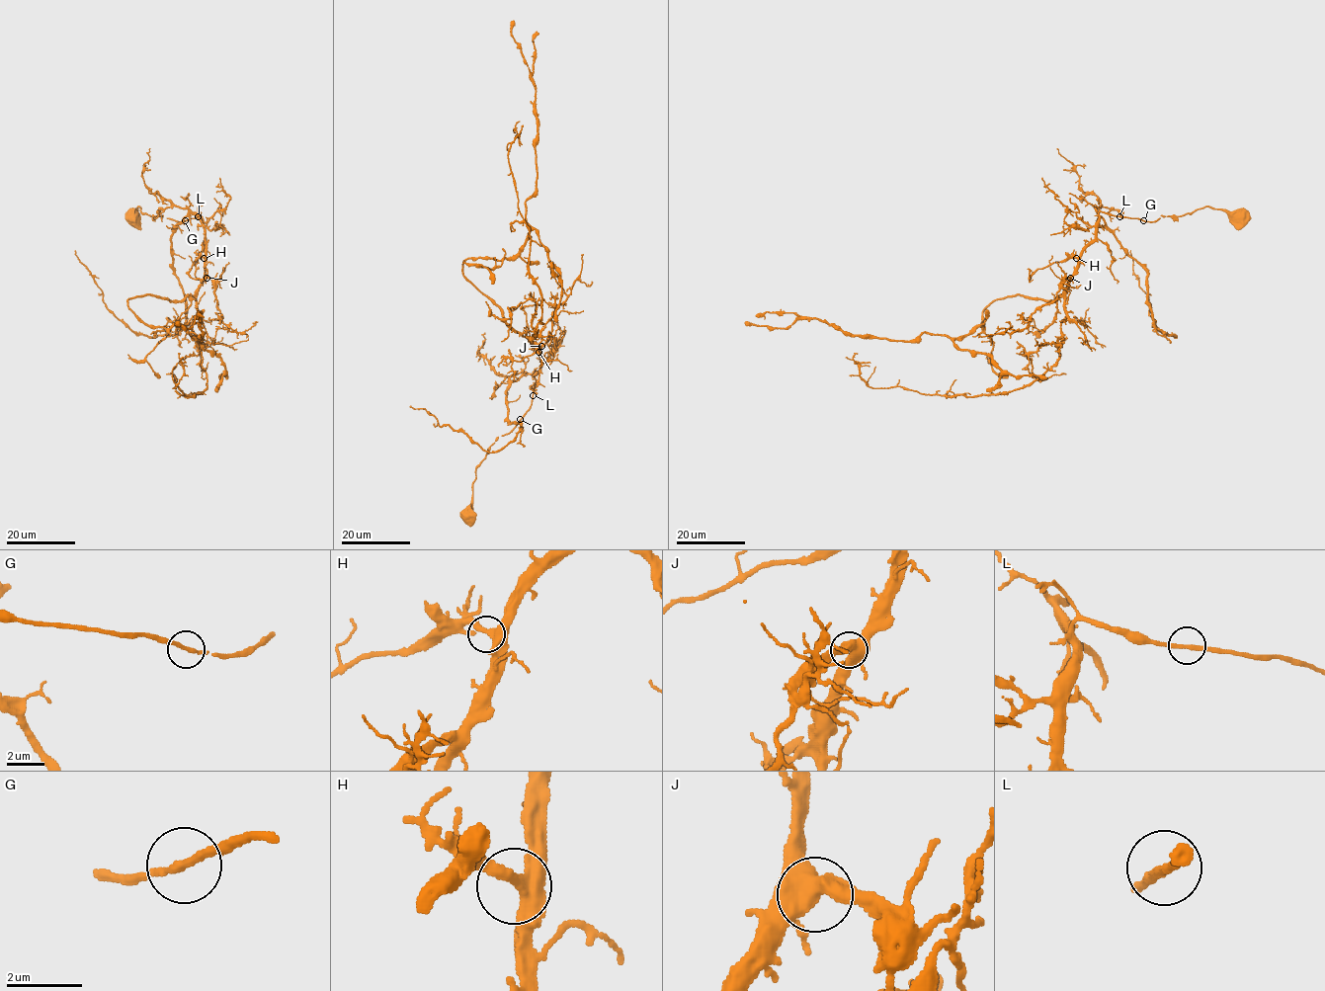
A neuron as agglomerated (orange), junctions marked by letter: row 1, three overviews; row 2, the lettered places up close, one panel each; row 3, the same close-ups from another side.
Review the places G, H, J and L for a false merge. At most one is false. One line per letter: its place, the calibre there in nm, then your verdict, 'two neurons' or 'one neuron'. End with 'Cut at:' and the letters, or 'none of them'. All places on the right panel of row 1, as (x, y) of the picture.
G: at (1143, 220); 220 nm thick; one neuron
H: at (1076, 258); 380 nm thick; one neuron
J: at (1070, 278); 550 nm thick; one neuron
L: at (1119, 216); 220 nm thick; one neuron
Cut at: none of them

